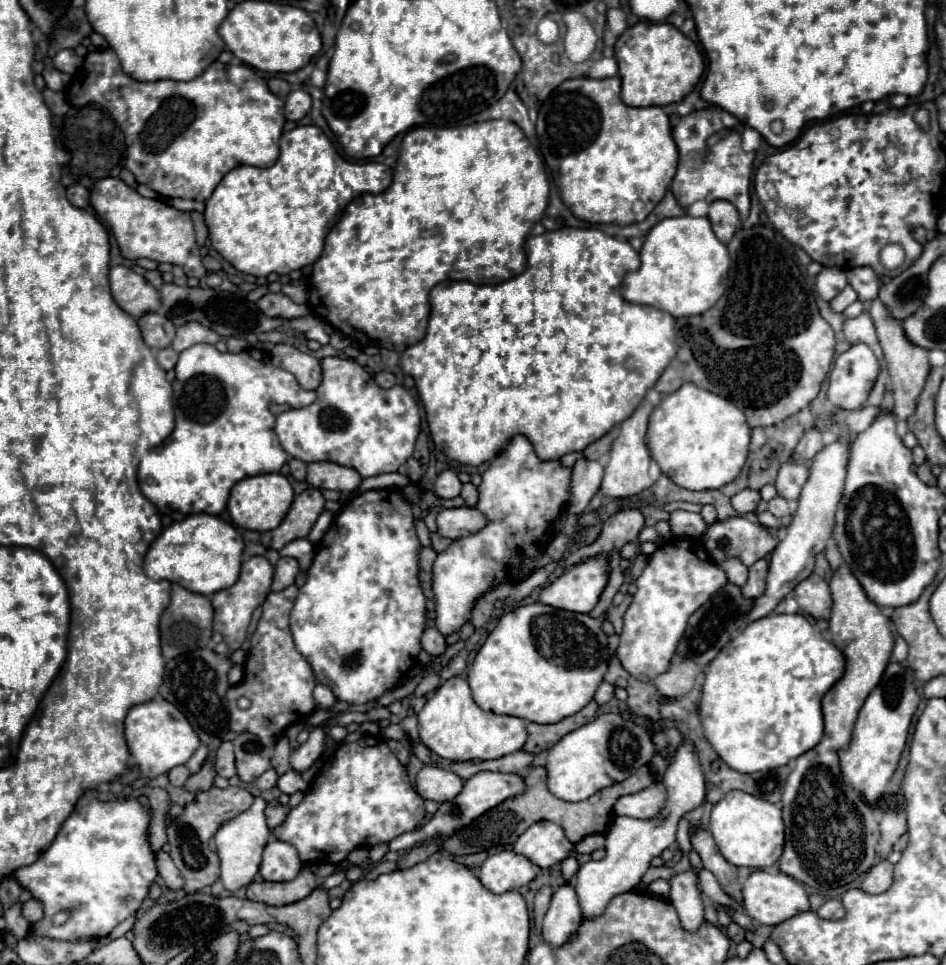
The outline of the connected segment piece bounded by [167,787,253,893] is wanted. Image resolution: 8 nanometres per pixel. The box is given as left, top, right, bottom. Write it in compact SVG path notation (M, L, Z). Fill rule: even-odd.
M211 787L209 791L199 791L195 801L185 805L185 813L177 819L177 823L169 823L167 837L169 837L169 855L181 875L185 877L185 891L193 893L207 885L211 885L219 877L219 857L209 851L209 839L221 827L221 823L233 819L241 811L249 809L253 803L253 795L241 787Z

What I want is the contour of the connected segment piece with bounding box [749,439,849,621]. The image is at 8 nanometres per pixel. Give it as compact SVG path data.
M837 439L835 443L823 447L809 463L809 477L801 489L801 497L797 501L797 509L793 511L793 521L787 527L785 539L775 547L769 561L769 575L767 575L767 589L761 597L755 599L755 605L749 613L749 619L761 619L769 615L775 605L795 589L795 585L807 579L813 573L815 557L825 549L827 539L831 537L833 523L835 523L835 509L843 497L843 483L849 463L849 443Z

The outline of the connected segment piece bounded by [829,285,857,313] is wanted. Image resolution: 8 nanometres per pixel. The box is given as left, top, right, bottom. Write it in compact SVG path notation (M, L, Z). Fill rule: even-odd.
M847 285L829 305L831 305L831 309L833 311L837 311L837 313L841 313L847 305L851 305L853 301L857 301L857 293L855 293L855 289L851 287L851 285Z

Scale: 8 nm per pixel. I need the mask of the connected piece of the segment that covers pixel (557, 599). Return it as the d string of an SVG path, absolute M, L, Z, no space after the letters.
M607 555L587 559L585 563L567 569L557 581L545 587L539 601L555 609L591 613L607 585L607 575Z

